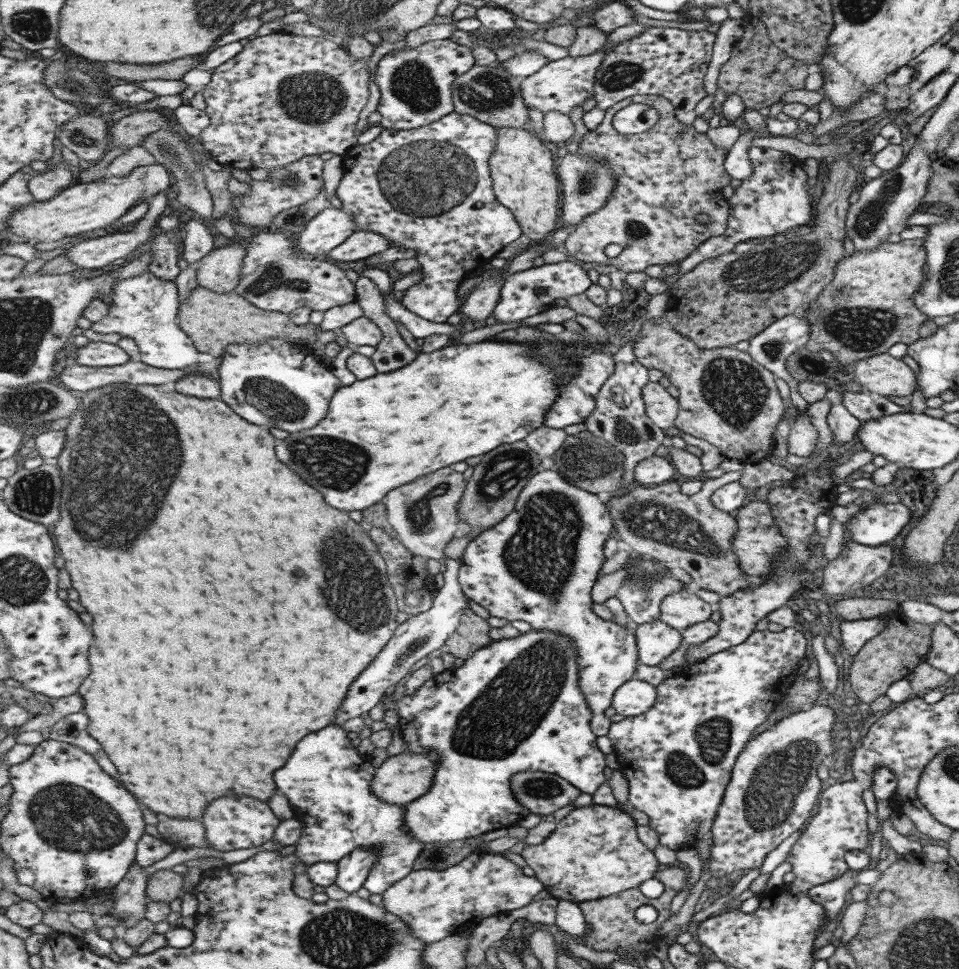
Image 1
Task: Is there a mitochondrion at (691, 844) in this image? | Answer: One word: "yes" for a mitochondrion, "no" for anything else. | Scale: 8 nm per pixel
no

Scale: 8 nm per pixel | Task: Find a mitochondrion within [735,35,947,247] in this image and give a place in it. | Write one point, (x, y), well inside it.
(869, 218)

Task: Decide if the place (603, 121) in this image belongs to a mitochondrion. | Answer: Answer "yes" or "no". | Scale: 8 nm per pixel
no

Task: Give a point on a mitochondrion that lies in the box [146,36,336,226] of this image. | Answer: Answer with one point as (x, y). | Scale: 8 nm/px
(295, 182)

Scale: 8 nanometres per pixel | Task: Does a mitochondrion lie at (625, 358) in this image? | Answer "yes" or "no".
no

